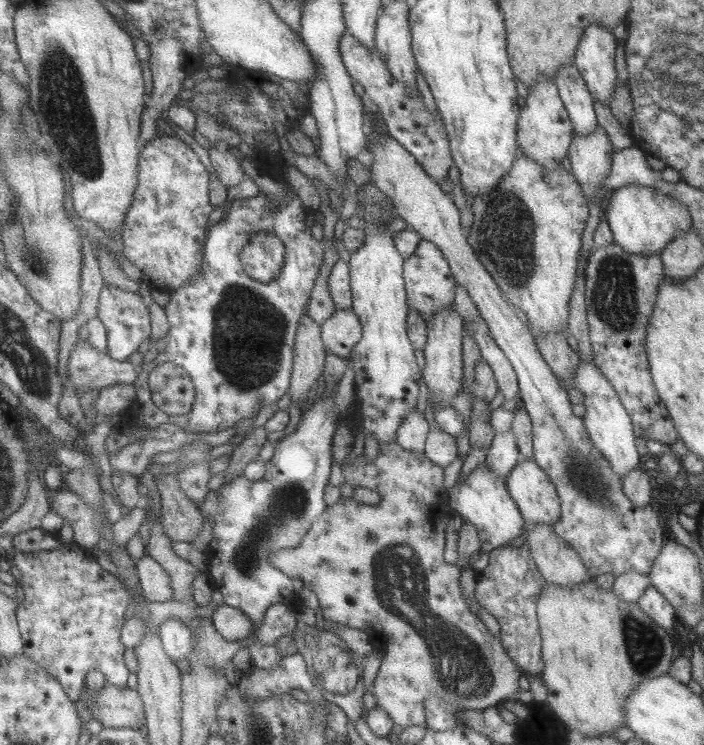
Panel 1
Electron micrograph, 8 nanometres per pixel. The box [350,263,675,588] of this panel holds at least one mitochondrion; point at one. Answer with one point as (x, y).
(583, 480)

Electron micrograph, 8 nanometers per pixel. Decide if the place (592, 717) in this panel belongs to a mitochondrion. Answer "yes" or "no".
no

